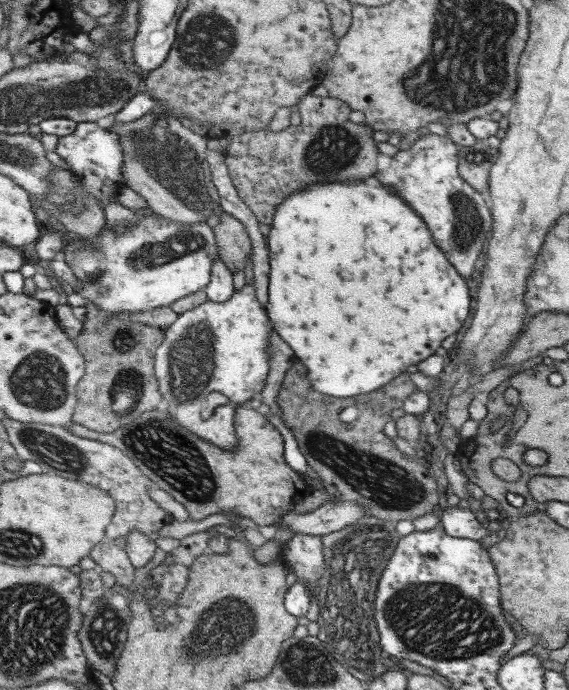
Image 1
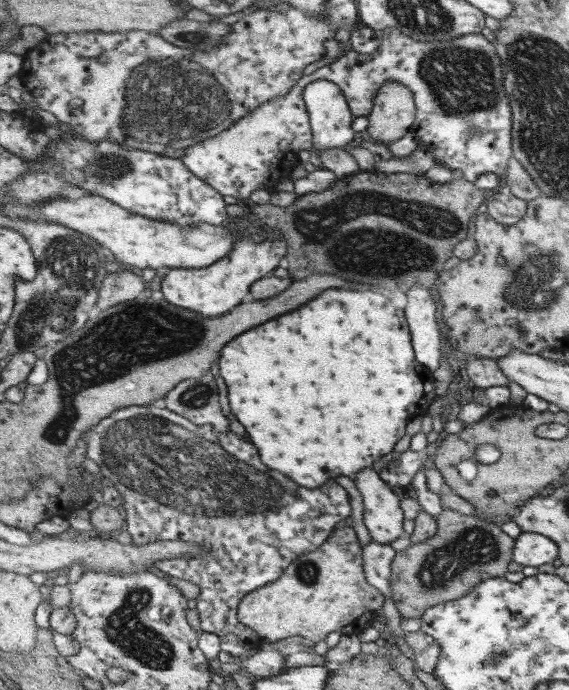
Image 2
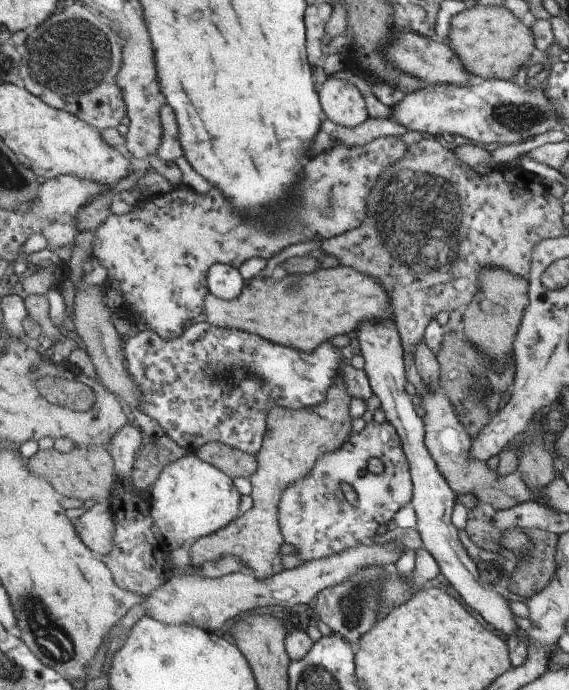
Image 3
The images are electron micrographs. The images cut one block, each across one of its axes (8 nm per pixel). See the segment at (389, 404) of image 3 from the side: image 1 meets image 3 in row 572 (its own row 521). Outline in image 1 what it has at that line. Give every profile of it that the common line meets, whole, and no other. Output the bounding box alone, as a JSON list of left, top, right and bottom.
[441,506,487,540]

